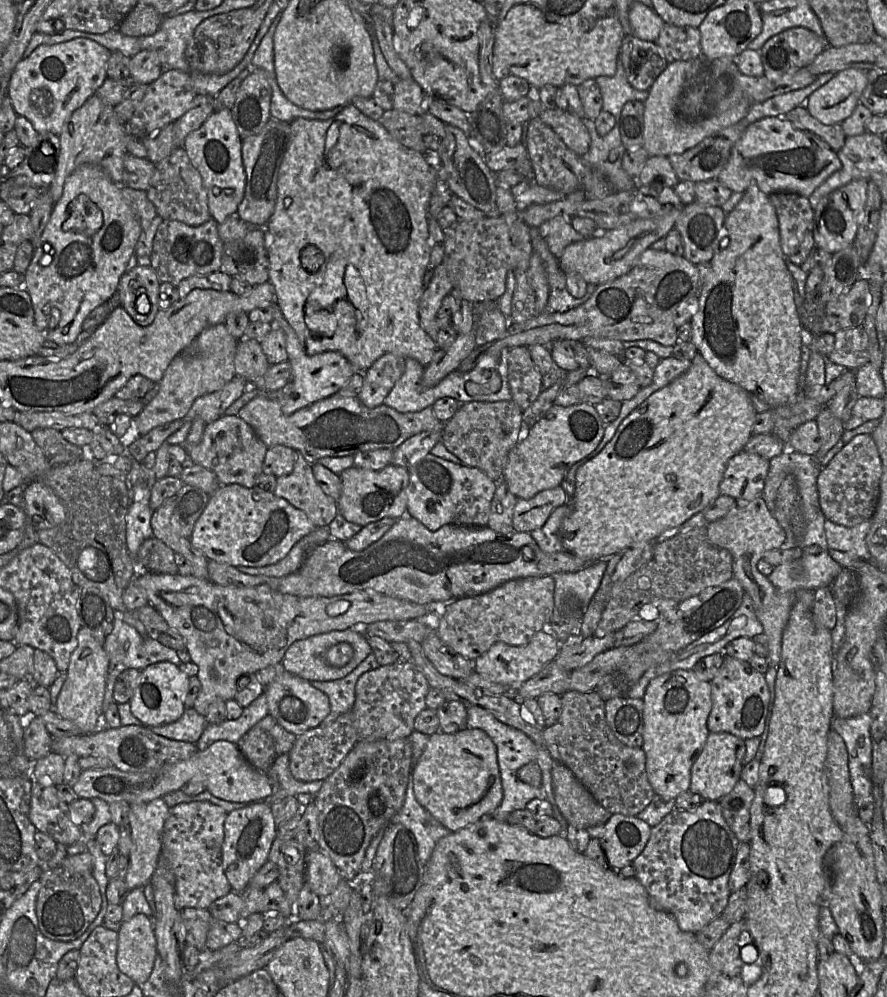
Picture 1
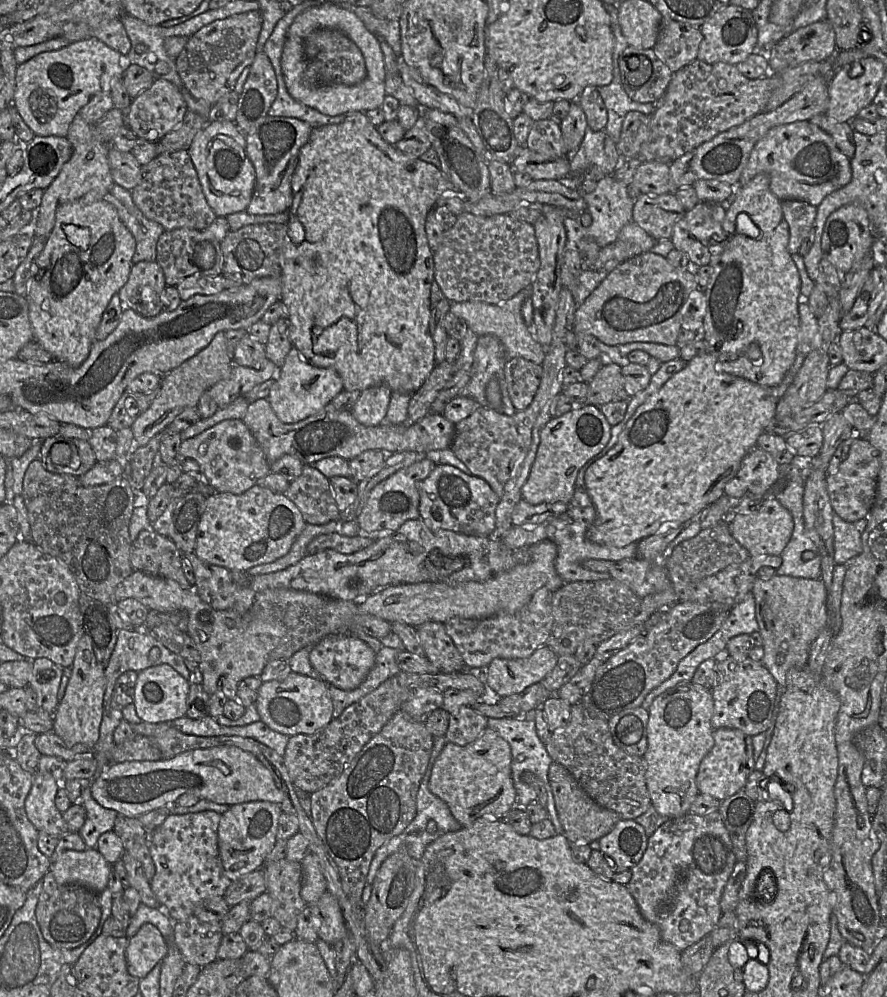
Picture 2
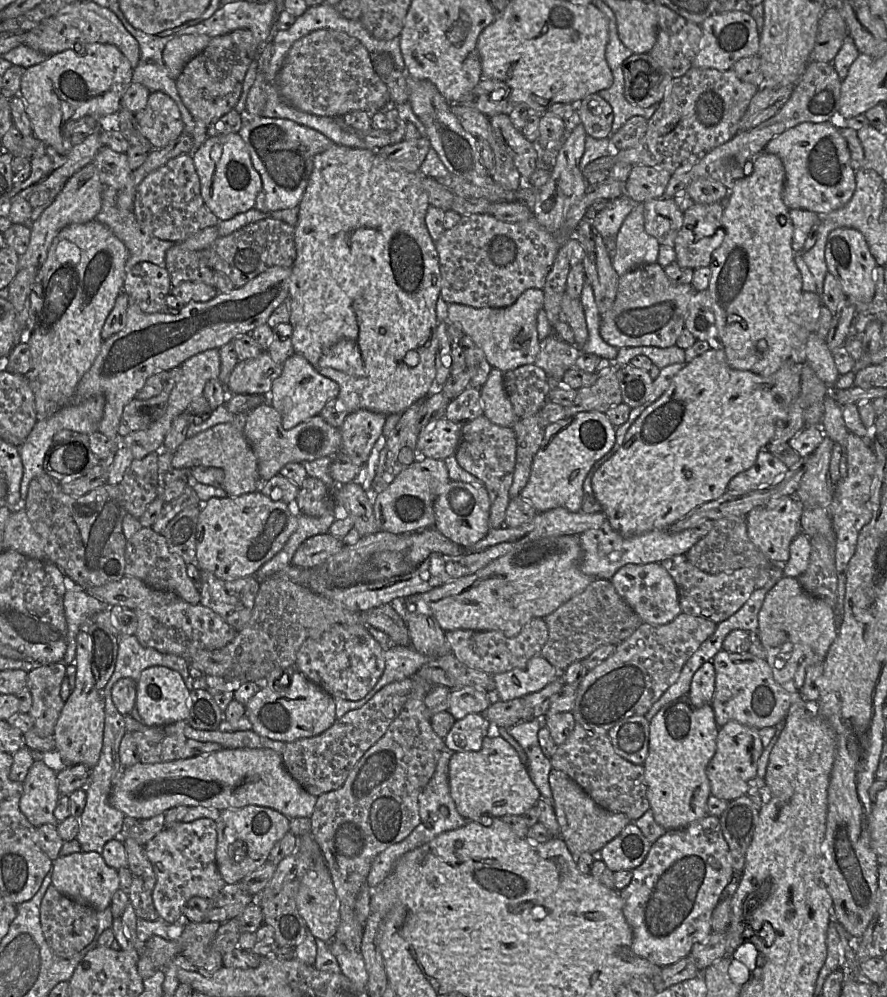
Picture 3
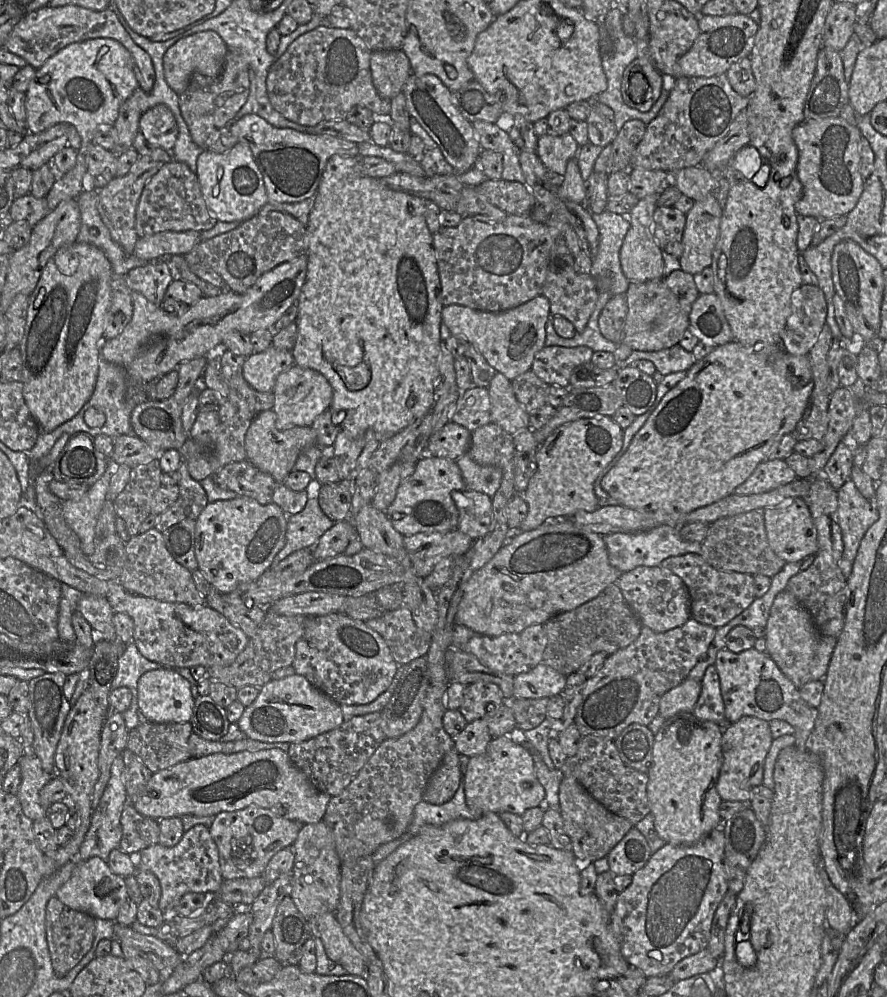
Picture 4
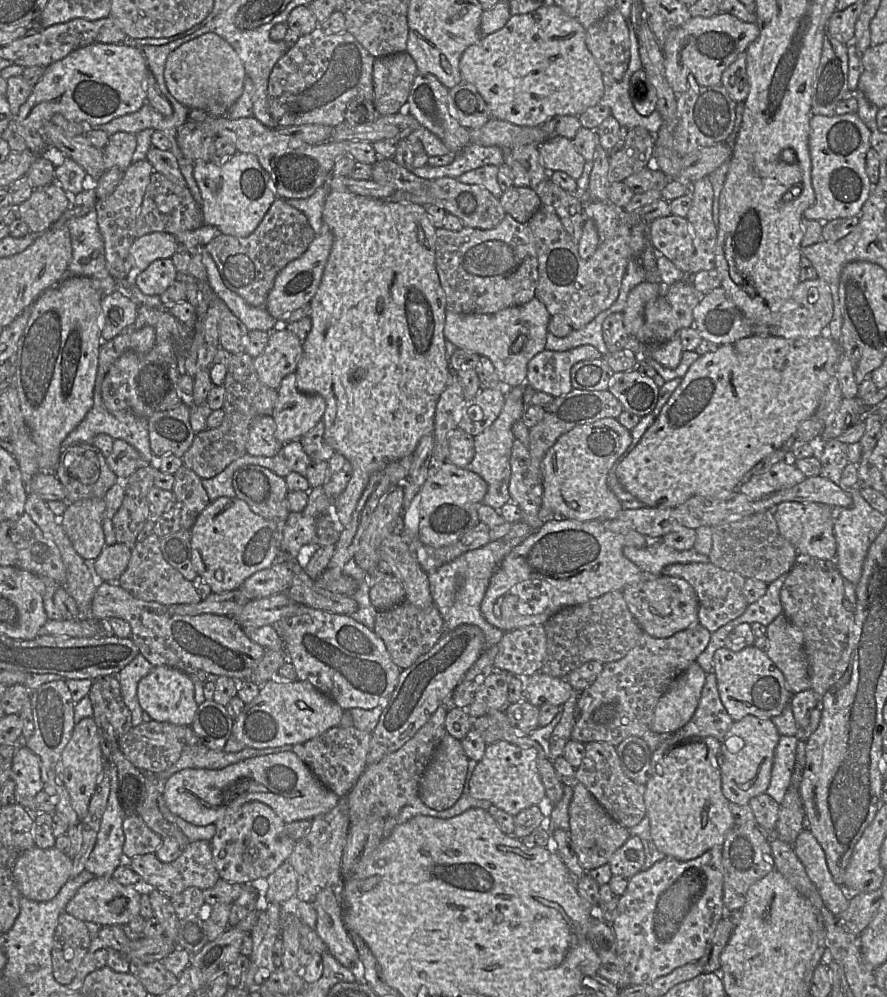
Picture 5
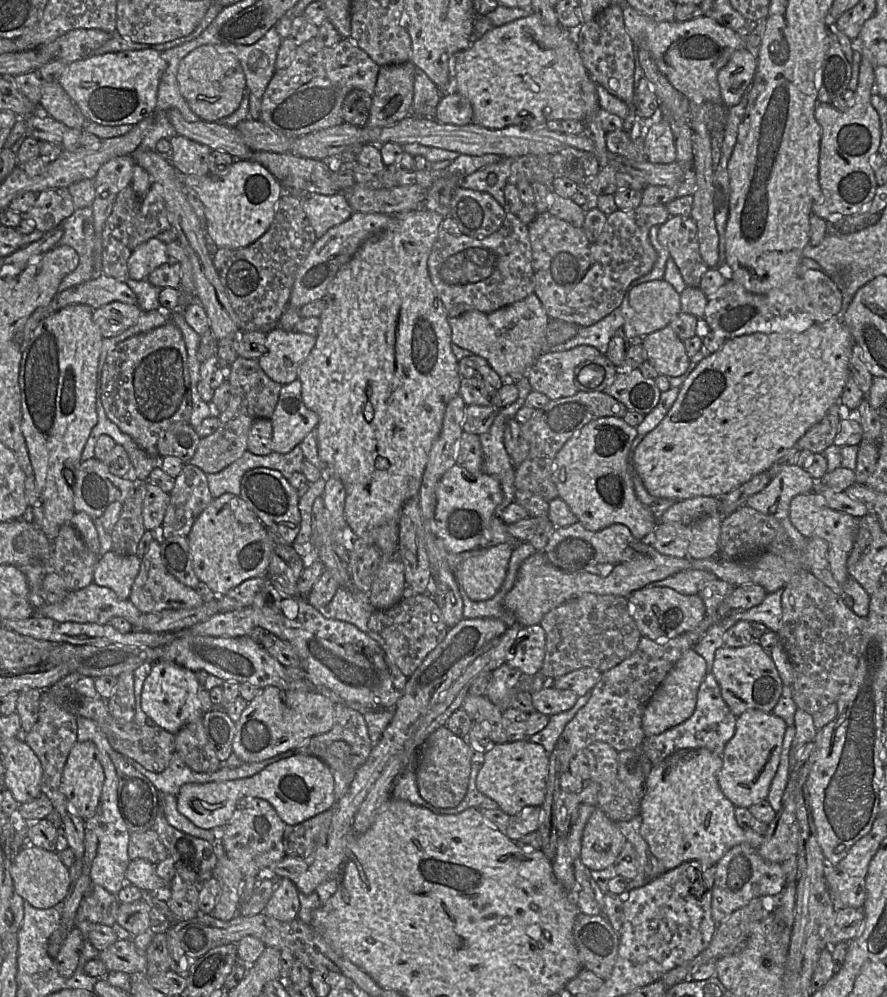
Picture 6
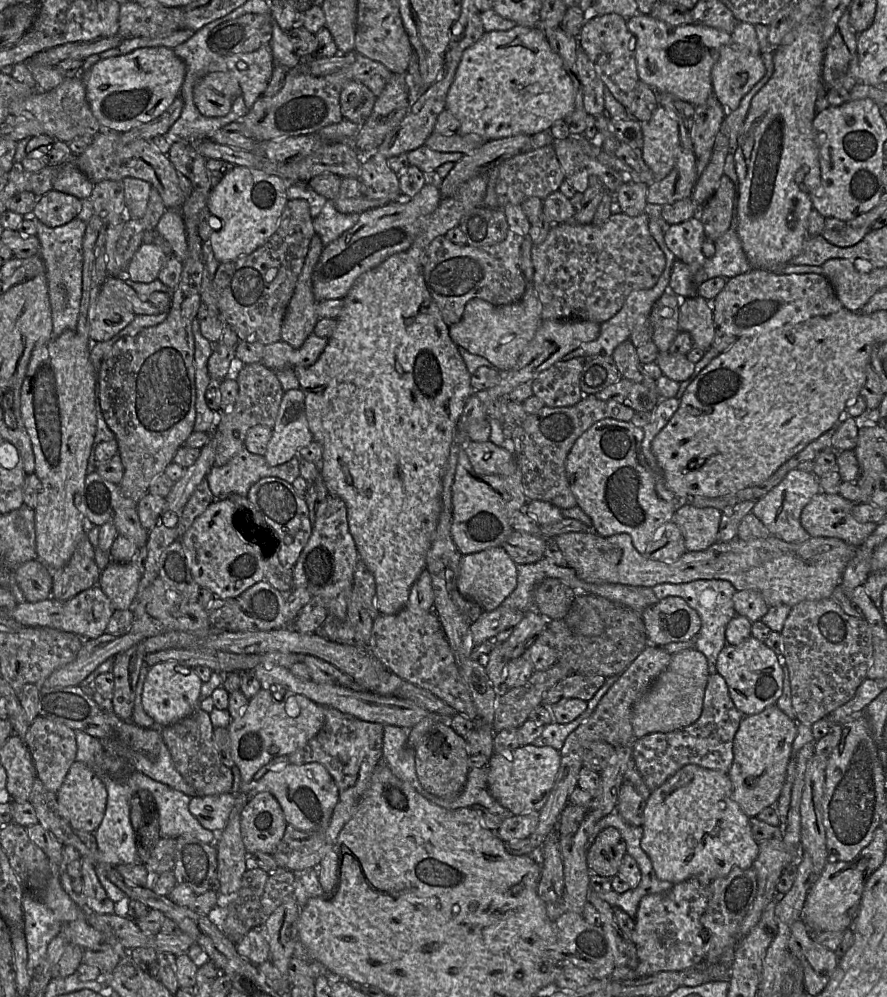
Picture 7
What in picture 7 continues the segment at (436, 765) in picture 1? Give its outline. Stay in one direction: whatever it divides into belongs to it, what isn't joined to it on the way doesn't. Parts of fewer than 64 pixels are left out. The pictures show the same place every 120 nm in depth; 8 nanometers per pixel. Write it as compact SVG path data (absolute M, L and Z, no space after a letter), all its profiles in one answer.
M533 744L519 746L509 756L493 754L488 759L487 786L491 796L513 815L532 811L540 812L544 807L560 767L560 751Z

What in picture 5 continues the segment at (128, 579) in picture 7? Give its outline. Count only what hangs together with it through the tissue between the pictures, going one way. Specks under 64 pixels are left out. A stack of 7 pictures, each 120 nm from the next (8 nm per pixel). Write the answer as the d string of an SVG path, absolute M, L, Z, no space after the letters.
M121 543L105 546L92 564L92 574L97 581L119 585L118 580L126 570L131 558L131 549Z

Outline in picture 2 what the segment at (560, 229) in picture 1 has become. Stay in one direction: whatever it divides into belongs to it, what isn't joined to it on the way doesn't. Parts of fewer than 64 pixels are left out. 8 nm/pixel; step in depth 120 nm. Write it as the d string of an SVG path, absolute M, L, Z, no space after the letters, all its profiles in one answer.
M606 176L597 182L596 188L587 194L581 194L586 205L587 212L592 217L589 227L580 223L580 216L570 216L564 219L564 227L567 235L566 249L577 249L583 239L593 239L601 248L615 242L618 239L621 229L632 222L632 213L635 200L629 195L627 185L617 181L613 176Z

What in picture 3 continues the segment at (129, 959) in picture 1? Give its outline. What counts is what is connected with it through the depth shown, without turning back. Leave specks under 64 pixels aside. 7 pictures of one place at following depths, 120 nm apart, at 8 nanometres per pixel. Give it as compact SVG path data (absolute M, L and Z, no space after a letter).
M152 936L141 947L137 960L137 971L143 980L162 970L177 955L181 955L182 945L176 938L163 939Z

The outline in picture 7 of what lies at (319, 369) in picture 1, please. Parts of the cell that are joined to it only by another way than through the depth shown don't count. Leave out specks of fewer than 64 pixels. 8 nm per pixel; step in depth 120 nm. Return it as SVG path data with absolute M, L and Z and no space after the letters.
M301 389L284 392L264 455L270 466L278 466L299 455L299 450L313 441Z

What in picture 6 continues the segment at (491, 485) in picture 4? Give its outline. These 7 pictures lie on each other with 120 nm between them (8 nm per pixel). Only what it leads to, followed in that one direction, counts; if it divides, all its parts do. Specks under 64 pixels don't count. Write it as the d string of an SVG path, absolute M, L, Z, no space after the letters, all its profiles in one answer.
M528 376L516 383L519 395L515 402L503 408L495 417L489 430L479 435L483 462L481 472L496 478L502 489L502 502L495 509L495 517L501 518L502 511L514 501L515 470L511 457L504 445L504 429L507 421L515 418L517 411L525 405L528 394L532 391Z

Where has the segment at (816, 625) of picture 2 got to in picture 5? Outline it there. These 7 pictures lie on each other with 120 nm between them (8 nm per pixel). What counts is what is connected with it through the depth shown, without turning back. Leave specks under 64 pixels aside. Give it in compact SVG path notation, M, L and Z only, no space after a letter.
M784 613L767 626L768 657L783 673L792 694L811 688L808 661L804 649L804 636Z

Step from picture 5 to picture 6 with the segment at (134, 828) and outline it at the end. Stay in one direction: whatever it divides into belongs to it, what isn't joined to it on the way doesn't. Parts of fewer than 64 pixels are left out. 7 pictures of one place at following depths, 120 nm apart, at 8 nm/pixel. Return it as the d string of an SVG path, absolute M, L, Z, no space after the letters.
M154 830L130 833L128 845L128 856L130 860L145 859L157 865L168 855L168 850Z

